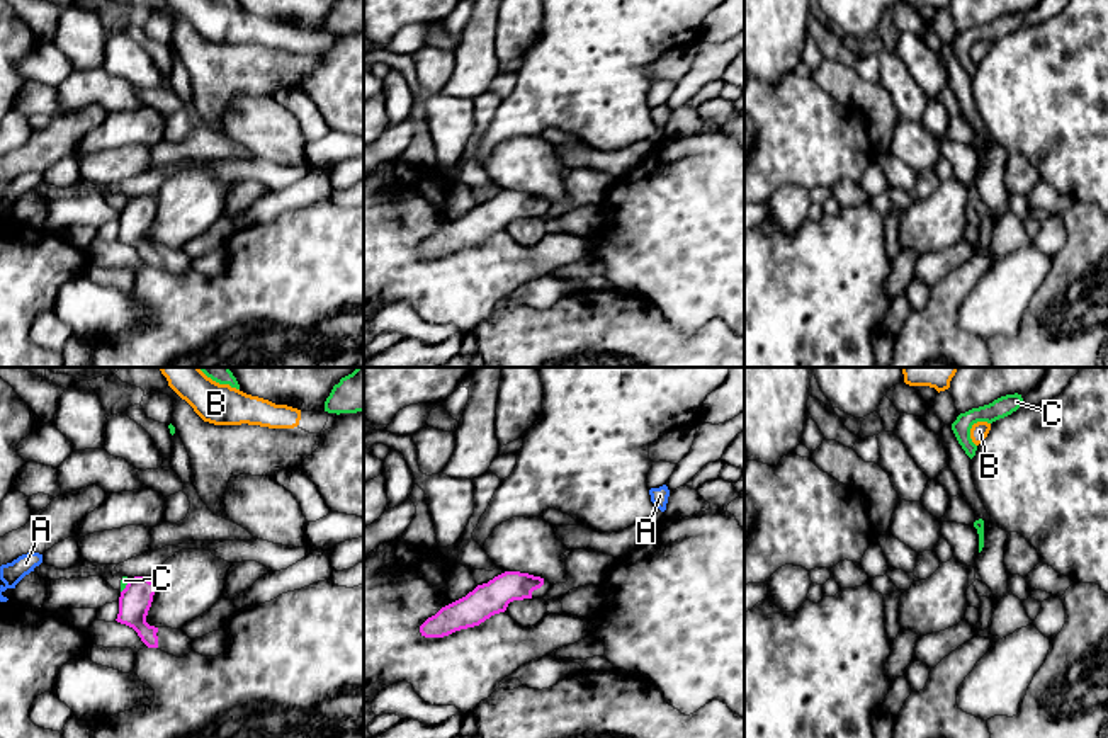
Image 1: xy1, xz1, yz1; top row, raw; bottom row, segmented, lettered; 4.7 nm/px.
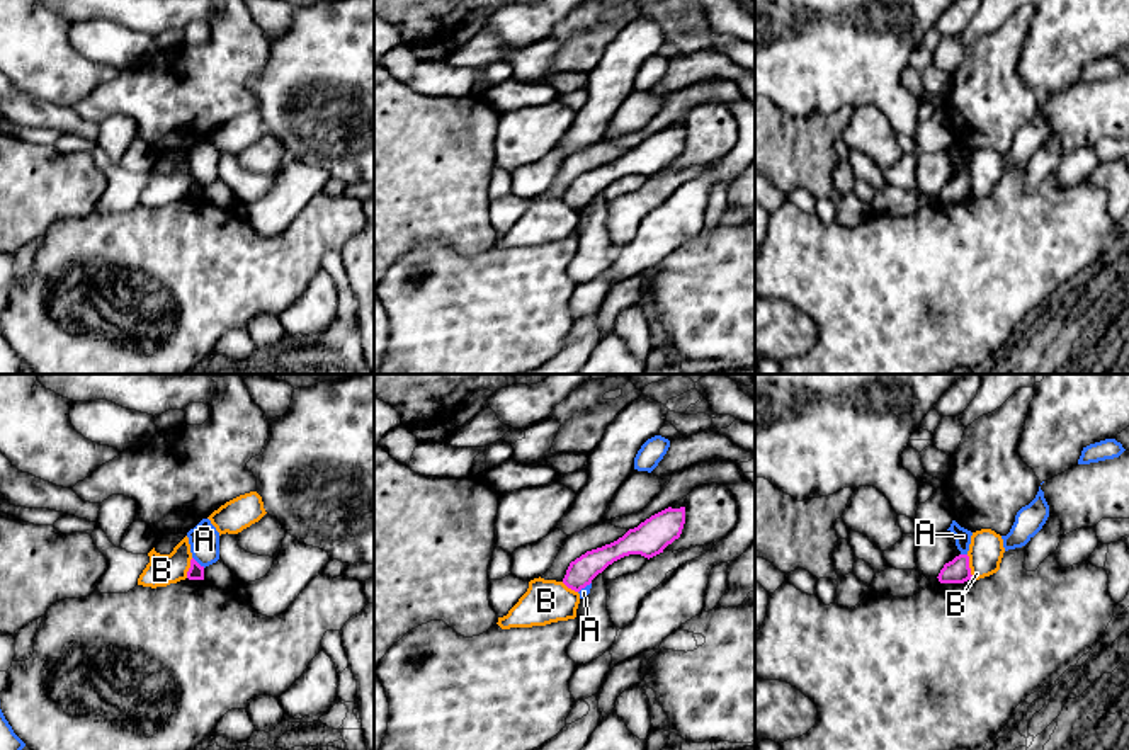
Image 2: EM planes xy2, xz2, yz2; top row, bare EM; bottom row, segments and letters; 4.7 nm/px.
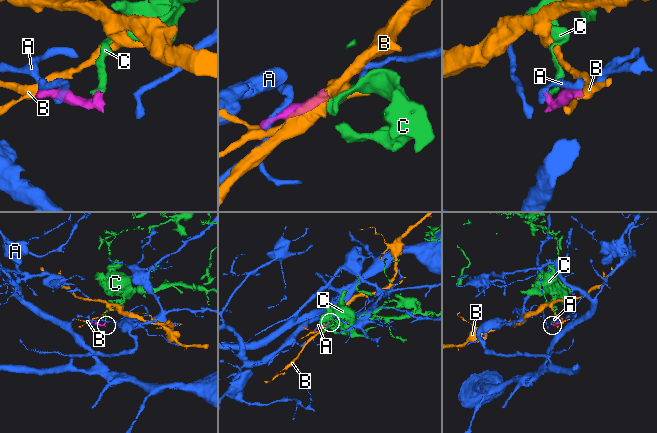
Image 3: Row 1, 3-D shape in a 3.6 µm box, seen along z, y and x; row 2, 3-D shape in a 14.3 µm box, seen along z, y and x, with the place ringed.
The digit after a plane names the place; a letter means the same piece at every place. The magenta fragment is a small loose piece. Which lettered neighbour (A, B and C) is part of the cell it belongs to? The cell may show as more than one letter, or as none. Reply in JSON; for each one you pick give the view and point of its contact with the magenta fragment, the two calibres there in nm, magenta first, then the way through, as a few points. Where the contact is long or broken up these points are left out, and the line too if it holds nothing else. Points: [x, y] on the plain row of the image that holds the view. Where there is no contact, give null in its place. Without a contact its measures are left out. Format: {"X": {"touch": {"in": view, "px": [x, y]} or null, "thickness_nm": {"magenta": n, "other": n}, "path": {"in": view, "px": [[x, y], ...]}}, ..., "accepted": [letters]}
{"accepted": []}

